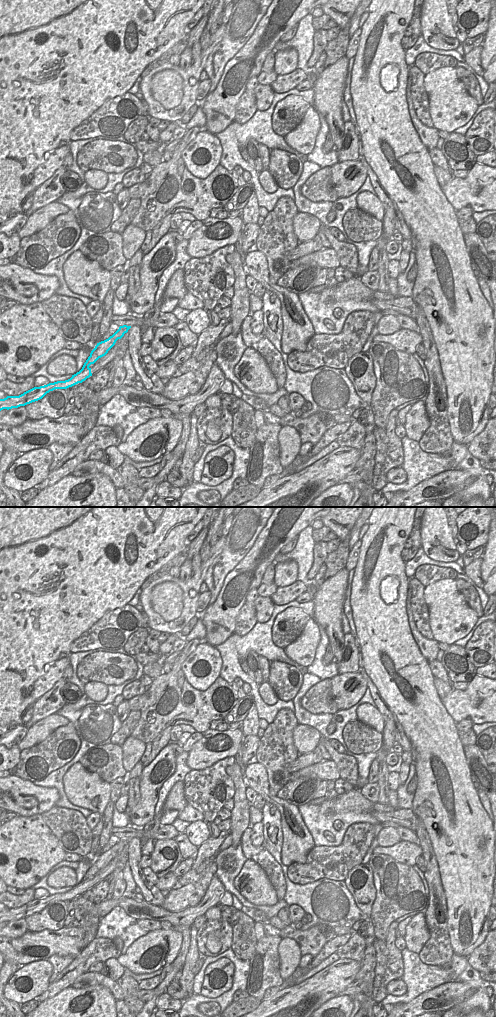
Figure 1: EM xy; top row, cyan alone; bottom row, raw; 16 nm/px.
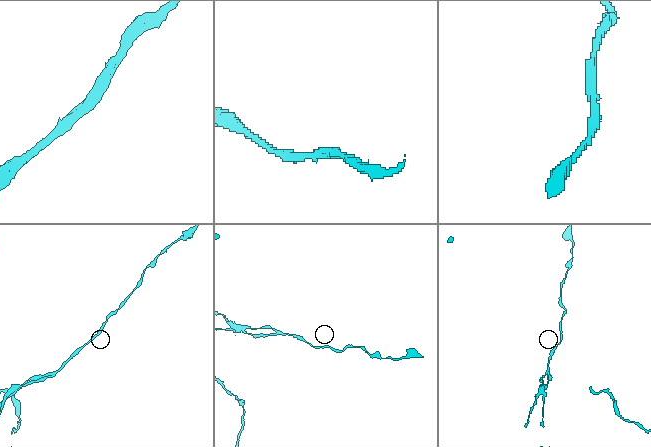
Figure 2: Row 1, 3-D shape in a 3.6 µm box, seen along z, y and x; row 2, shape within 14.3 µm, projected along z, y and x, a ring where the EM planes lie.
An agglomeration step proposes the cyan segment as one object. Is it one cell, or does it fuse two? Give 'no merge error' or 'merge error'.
merge error

